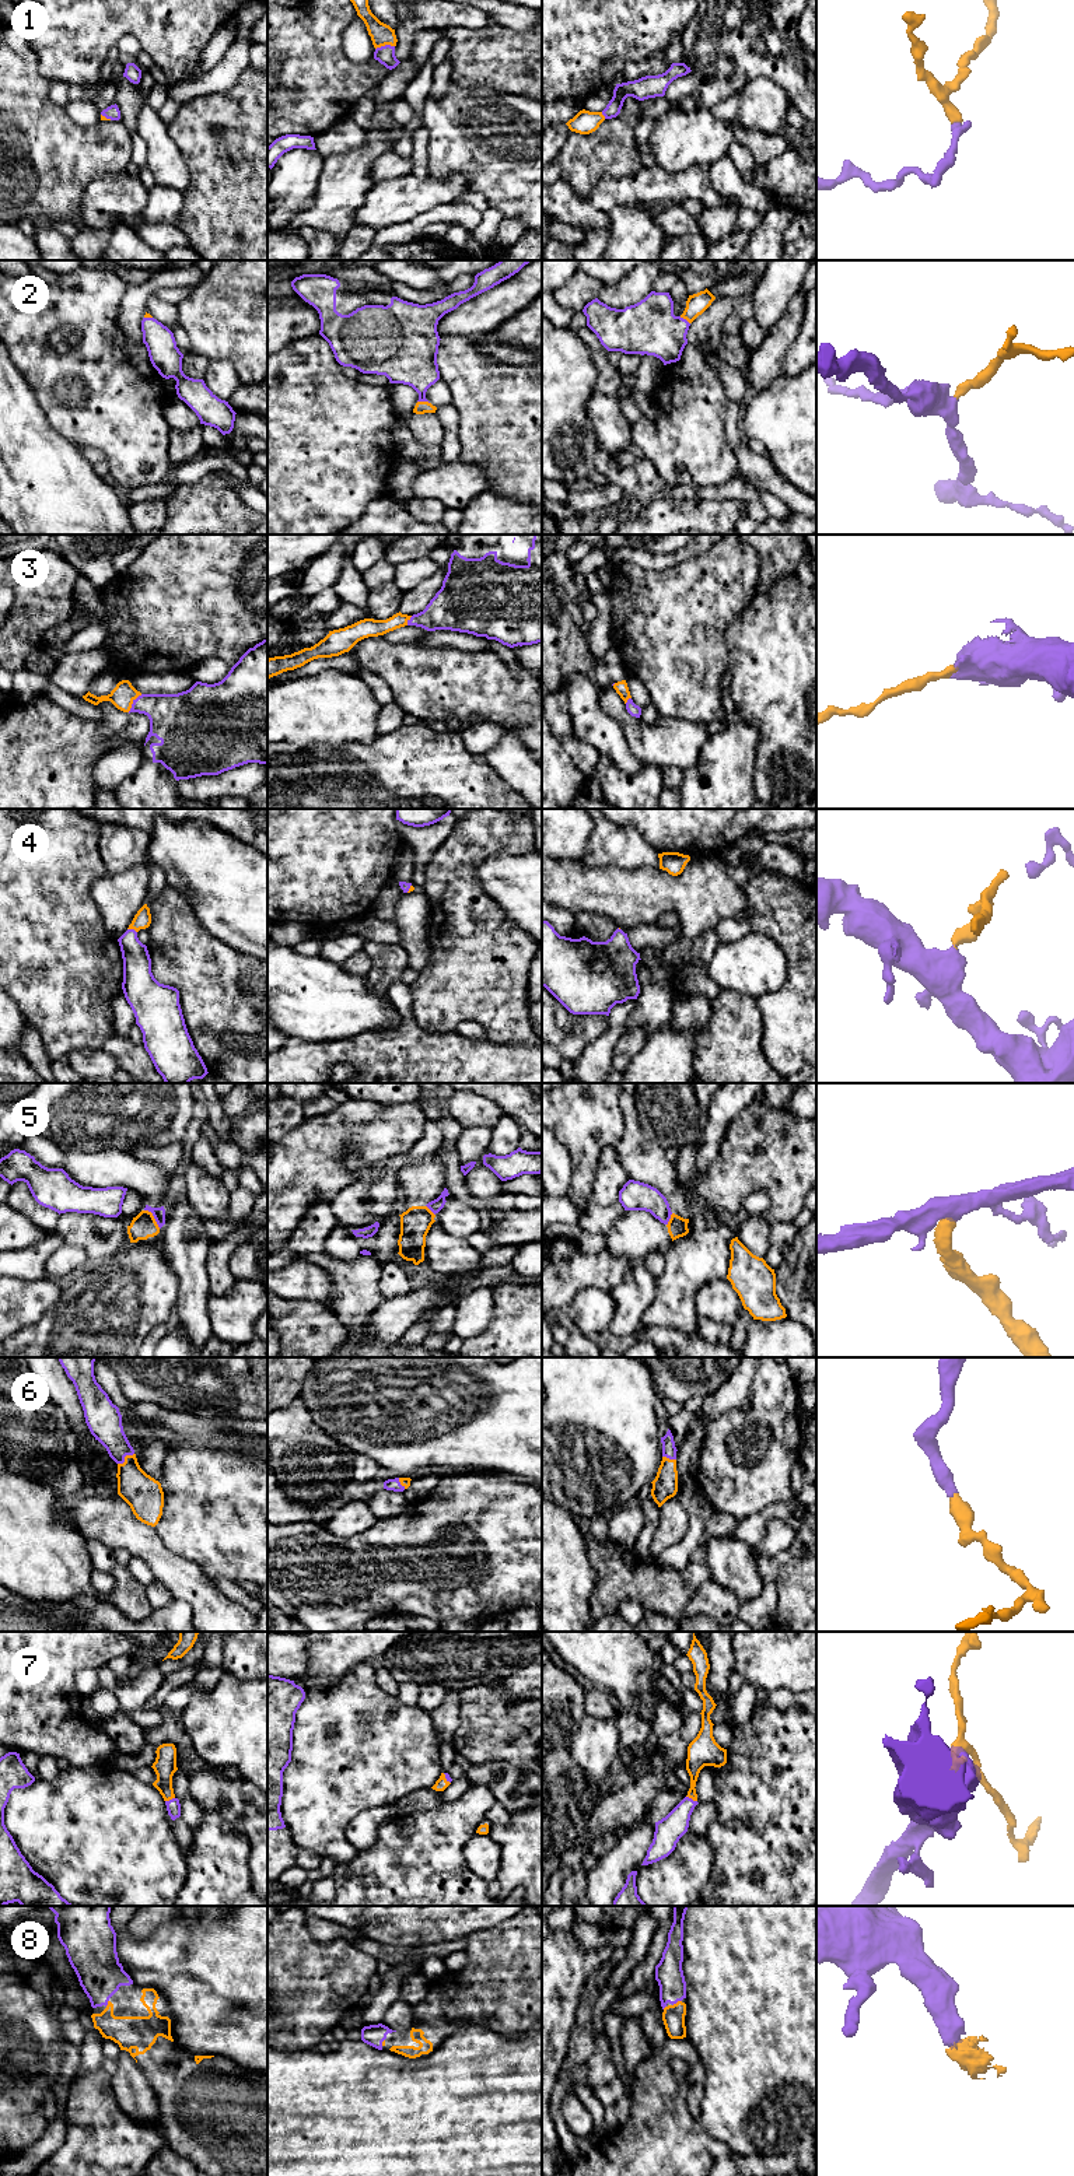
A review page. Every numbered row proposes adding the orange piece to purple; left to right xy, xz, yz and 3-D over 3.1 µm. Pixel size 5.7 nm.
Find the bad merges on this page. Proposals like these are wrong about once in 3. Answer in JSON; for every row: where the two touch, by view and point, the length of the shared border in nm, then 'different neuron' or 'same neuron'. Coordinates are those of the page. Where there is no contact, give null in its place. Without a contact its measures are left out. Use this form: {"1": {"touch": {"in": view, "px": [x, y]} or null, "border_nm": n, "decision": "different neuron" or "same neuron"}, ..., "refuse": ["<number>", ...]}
{"1": {"touch": {"in": "xz", "px": [385, 45]}, "border_nm": 110, "decision": "same neuron"}, "2": {"touch": {"in": "xz", "px": [423, 400]}, "border_nm": 70, "decision": "same neuron"}, "3": {"touch": {"in": "xy", "px": [133, 703]}, "border_nm": 130, "decision": "same neuron"}, "4": {"touch": {"in": "xy", "px": [132, 929]}, "border_nm": 60, "decision": "same neuron"}, "5": {"touch": {"in": "xy", "px": [154, 1218]}, "border_nm": 140, "decision": "different neuron"}, "6": {"touch": {"in": "xy", "px": [123, 1458]}, "border_nm": 120, "decision": "same neuron"}, "7": {"touch": {"in": "yz", "px": [691, 1798]}, "border_nm": 70, "decision": "same neuron"}, "8": {"touch": {"in": "yz", "px": [677, 2001]}, "border_nm": 70, "decision": "same neuron"}, "refuse": ["5"]}

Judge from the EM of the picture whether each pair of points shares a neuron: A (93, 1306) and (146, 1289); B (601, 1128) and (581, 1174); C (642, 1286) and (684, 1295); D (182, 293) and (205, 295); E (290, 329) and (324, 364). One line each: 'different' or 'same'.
A: same
B: same
C: different
D: different
E: different

